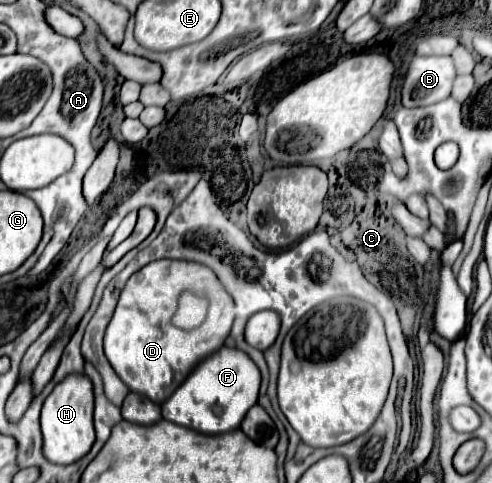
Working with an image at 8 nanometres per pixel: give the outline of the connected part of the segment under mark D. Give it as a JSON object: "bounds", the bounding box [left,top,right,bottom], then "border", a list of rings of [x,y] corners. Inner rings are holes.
{"bounds":[104,259,234,403],"border":[[[160,259],[136,271],[120,293],[114,315],[104,333],[104,353],[116,375],[130,391],[146,395],[154,403],[164,403],[208,355],[224,345],[234,321],[232,297],[206,265],[194,261]],[[184,291],[208,299],[208,313],[202,325],[180,329],[172,323],[178,299]]]}

